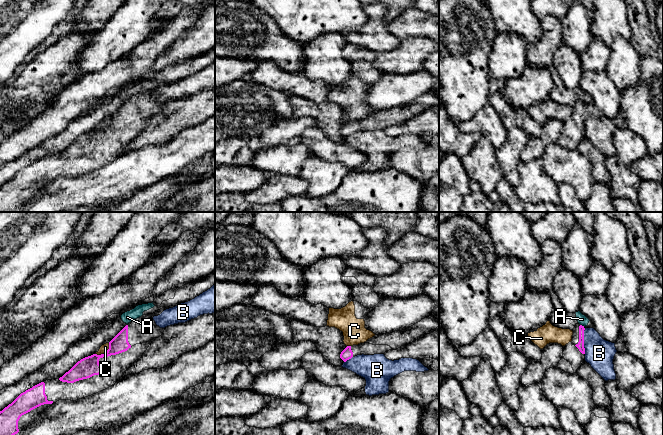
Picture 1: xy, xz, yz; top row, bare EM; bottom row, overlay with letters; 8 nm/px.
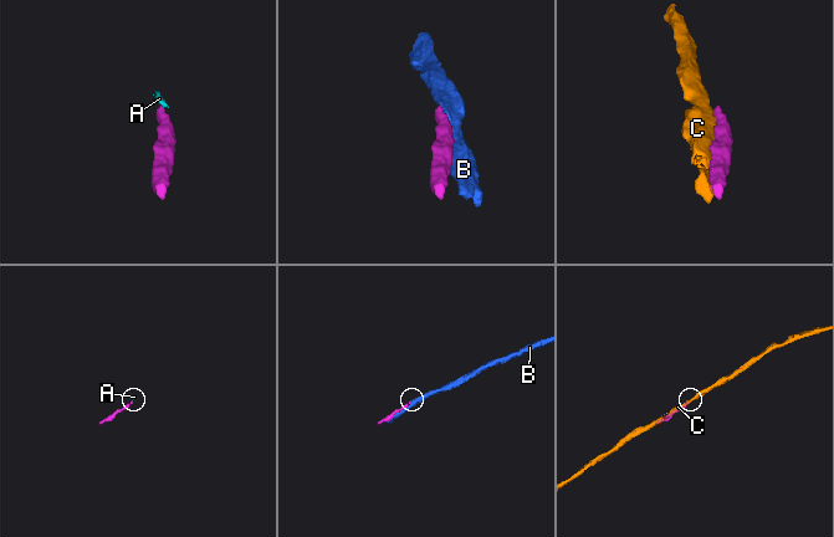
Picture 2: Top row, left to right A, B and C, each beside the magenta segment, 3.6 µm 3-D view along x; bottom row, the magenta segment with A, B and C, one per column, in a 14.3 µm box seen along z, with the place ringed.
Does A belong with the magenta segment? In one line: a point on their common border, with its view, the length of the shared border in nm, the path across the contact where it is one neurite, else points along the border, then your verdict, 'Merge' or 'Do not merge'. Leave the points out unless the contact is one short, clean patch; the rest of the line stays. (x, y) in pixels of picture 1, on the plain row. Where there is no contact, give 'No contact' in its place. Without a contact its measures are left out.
Touches magenta at yz (581, 101). Shared border 40 nm. Boundary: yz (580, 100), (584, 102). Do not merge

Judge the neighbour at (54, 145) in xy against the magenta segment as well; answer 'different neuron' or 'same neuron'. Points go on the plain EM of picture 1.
different neuron

